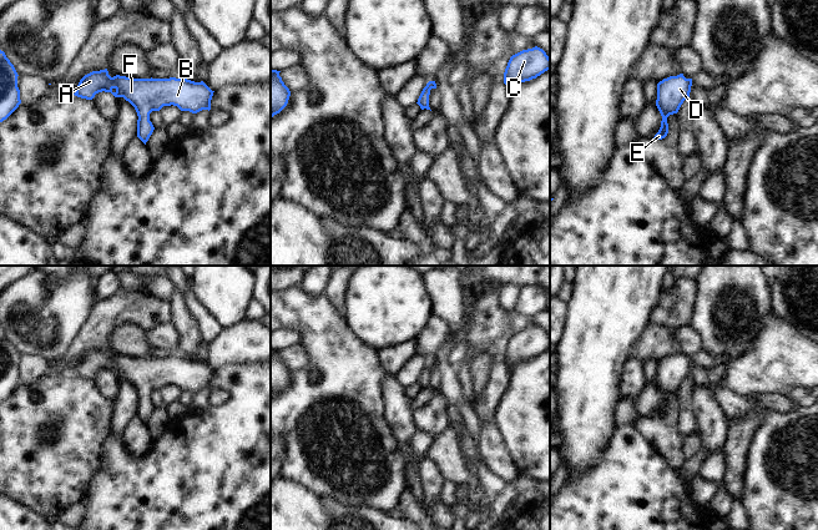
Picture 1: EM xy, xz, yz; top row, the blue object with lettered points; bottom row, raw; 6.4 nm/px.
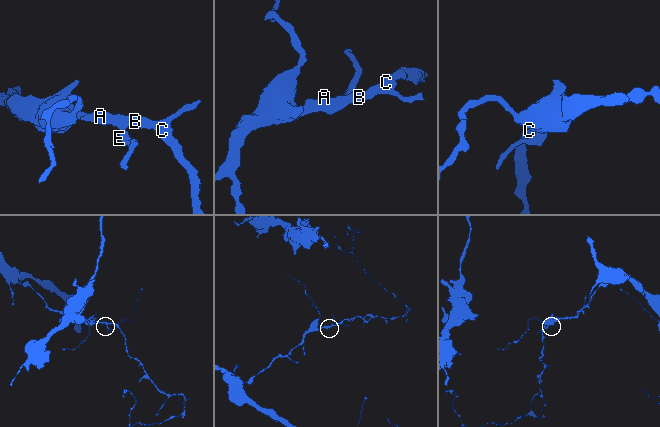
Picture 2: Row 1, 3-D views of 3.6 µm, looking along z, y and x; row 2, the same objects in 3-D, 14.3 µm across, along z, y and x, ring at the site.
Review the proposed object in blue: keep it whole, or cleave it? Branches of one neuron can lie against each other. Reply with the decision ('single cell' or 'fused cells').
single cell

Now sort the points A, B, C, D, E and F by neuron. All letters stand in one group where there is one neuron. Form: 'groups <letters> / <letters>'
groups A B C D E F

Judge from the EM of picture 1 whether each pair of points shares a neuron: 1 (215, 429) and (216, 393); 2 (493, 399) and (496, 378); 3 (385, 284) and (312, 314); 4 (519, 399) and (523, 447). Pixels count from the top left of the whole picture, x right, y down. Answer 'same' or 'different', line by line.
1: different
2: same
3: different
4: same

